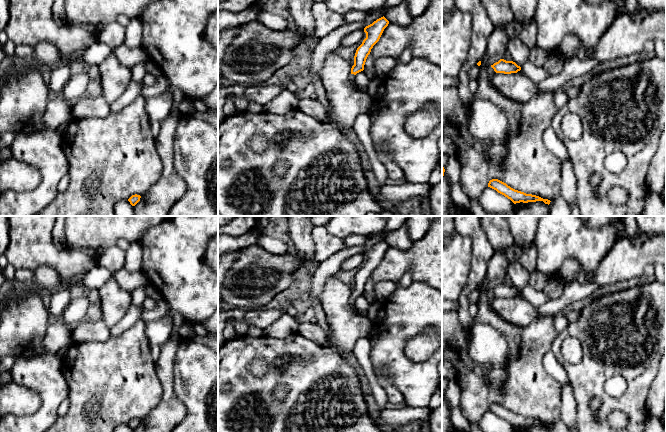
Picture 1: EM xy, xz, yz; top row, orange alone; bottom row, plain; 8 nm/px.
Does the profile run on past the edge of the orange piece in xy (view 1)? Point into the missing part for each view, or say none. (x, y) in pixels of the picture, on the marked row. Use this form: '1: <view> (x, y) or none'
1: none

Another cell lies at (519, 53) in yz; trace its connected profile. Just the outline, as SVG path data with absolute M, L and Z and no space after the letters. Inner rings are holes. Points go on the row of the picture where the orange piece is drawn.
M519 37L509 39L507 52L510 54L512 61L520 67L526 61L529 61L530 50L522 43Z

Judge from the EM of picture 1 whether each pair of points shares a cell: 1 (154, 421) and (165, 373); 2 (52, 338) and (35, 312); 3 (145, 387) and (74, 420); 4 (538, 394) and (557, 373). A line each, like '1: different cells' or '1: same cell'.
1: same cell
2: different cells
3: same cell
4: different cells

